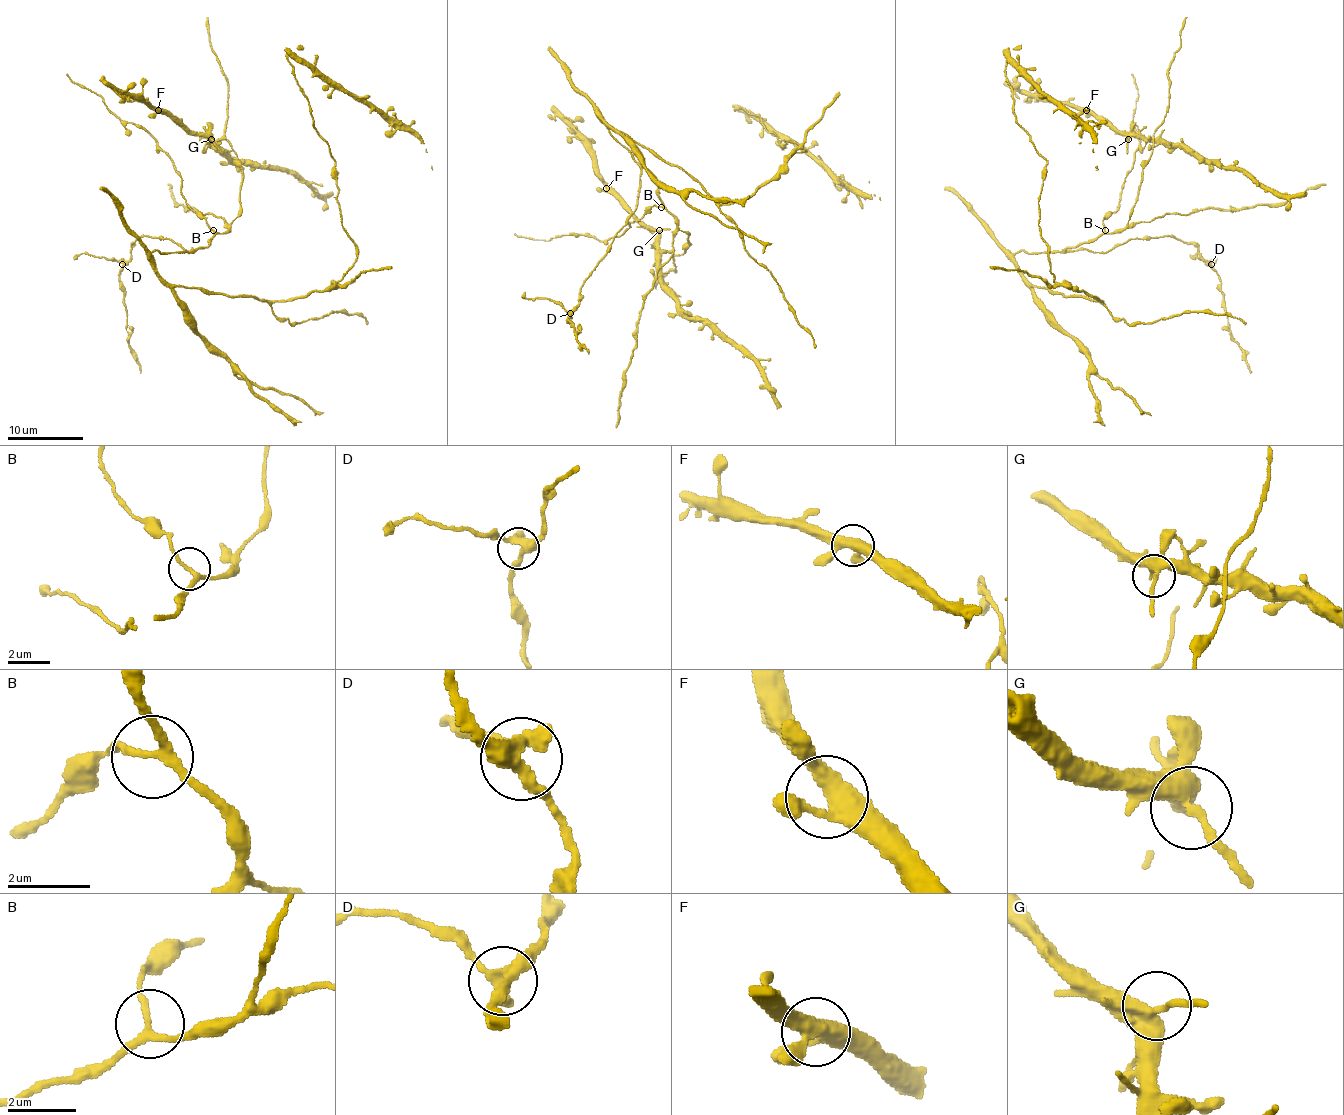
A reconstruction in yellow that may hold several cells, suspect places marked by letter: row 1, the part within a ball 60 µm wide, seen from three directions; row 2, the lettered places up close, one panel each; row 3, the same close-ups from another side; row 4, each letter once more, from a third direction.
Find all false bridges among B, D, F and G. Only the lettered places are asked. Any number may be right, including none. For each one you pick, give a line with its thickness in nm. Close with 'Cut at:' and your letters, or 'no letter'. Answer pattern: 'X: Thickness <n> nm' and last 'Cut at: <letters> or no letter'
Cut at: no letter

